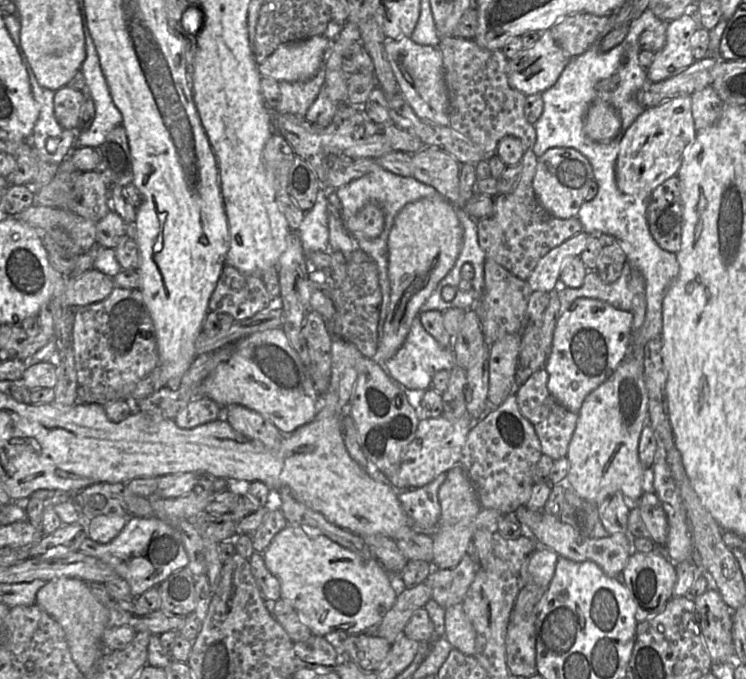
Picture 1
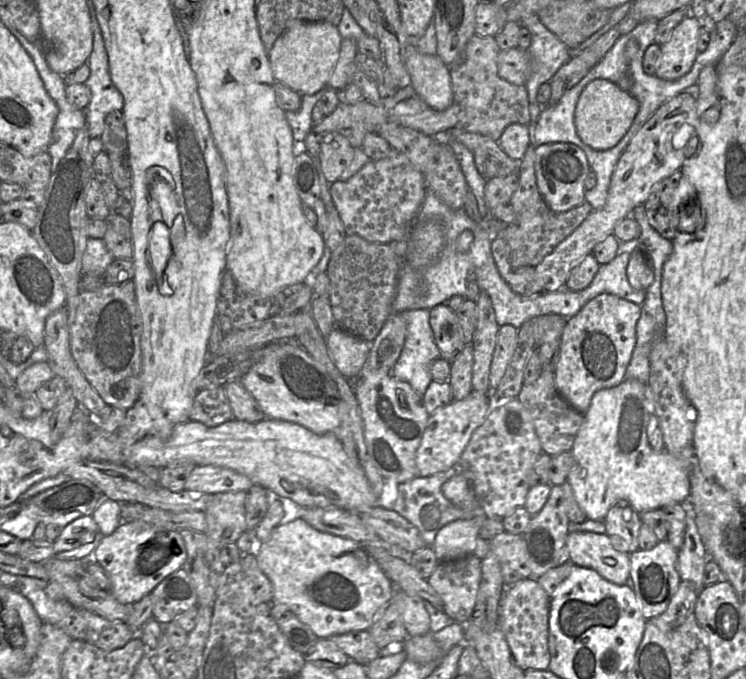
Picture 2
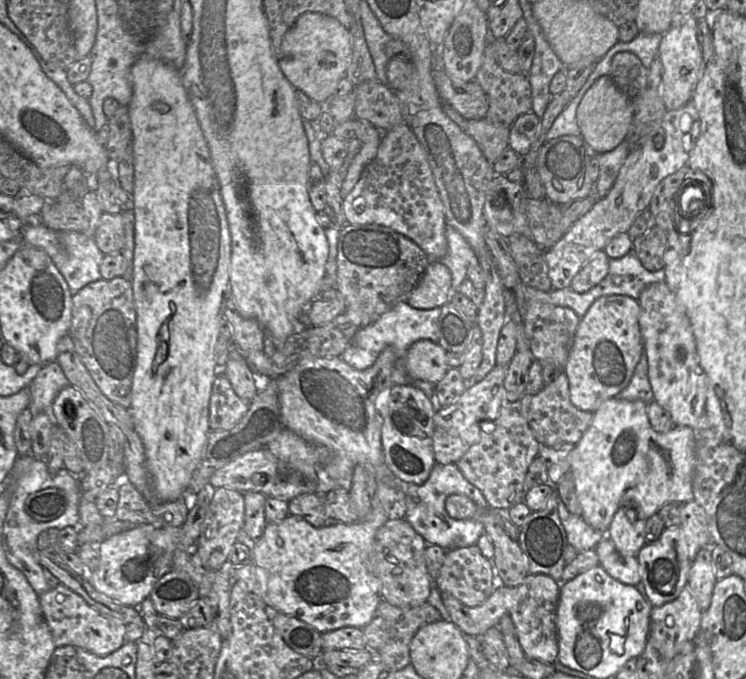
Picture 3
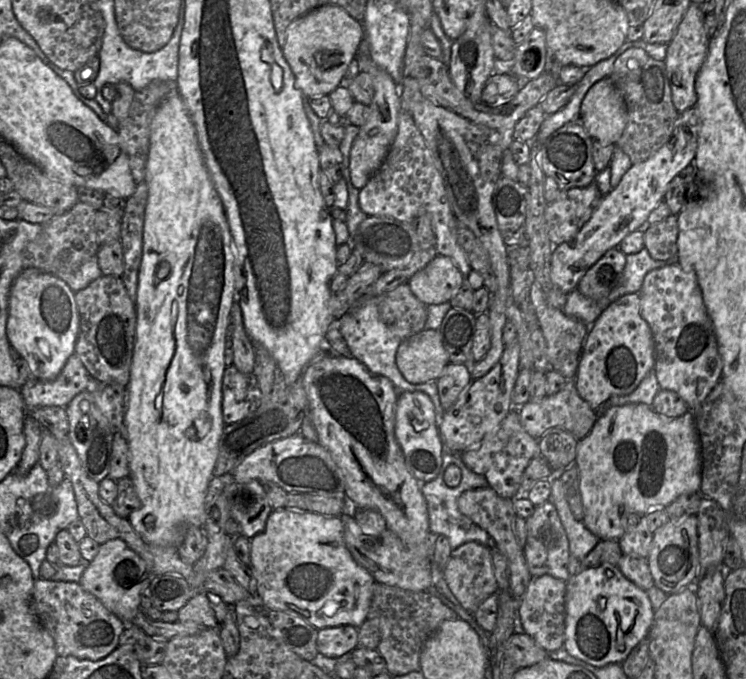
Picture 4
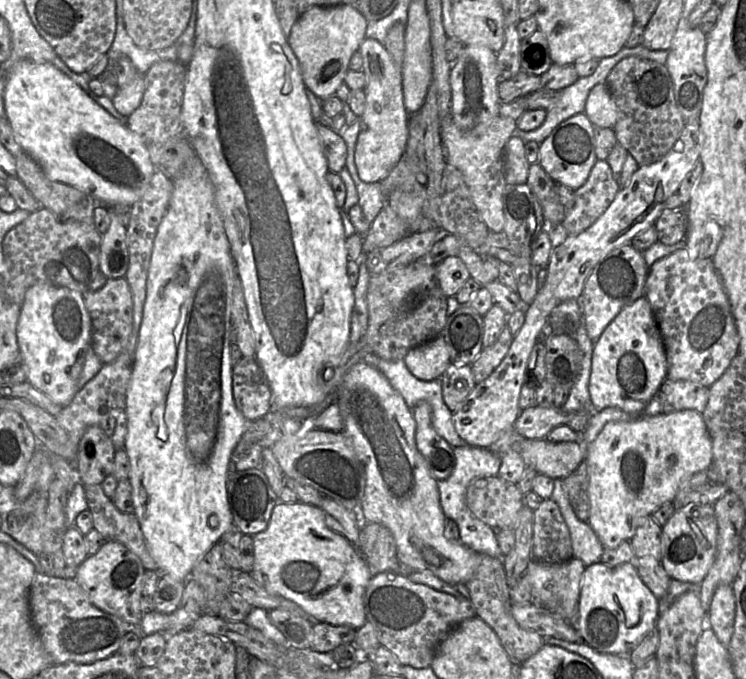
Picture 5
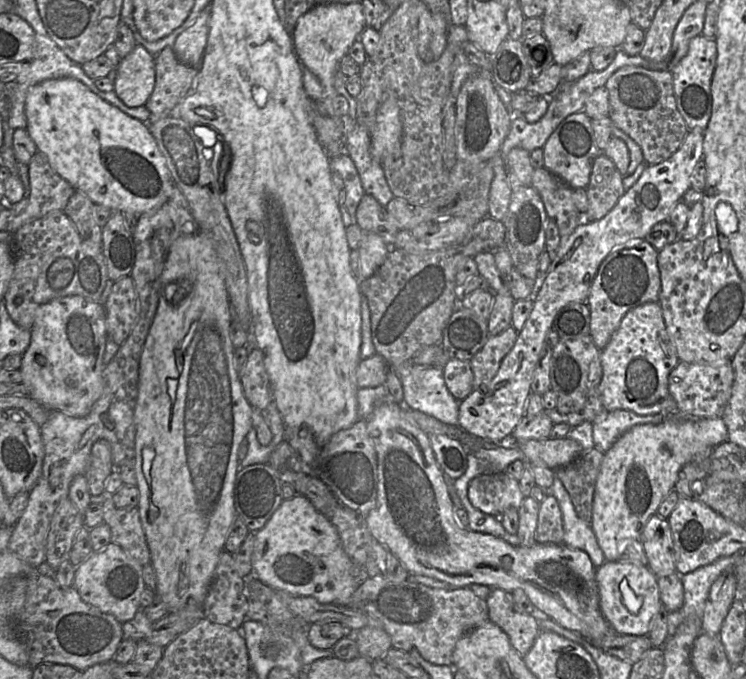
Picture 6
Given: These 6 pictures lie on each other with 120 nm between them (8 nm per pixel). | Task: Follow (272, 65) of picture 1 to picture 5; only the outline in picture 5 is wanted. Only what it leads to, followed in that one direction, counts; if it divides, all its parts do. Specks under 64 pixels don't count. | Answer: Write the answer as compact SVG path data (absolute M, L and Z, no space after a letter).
M348 4L312 6L294 23L288 44L299 61L306 89L321 100L334 96L344 82L351 57L366 38L368 20Z

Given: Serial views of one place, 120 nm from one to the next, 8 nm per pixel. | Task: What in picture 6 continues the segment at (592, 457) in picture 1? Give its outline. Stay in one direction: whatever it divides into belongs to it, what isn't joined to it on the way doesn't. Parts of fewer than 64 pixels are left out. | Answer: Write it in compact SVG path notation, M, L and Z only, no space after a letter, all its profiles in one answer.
M698 417L689 420L666 418L658 424L636 425L622 434L609 450L604 452L594 491L591 527L605 561L618 561L627 541L639 540L651 516L674 489L681 468L704 450L713 450L728 441L727 427L721 417Z

